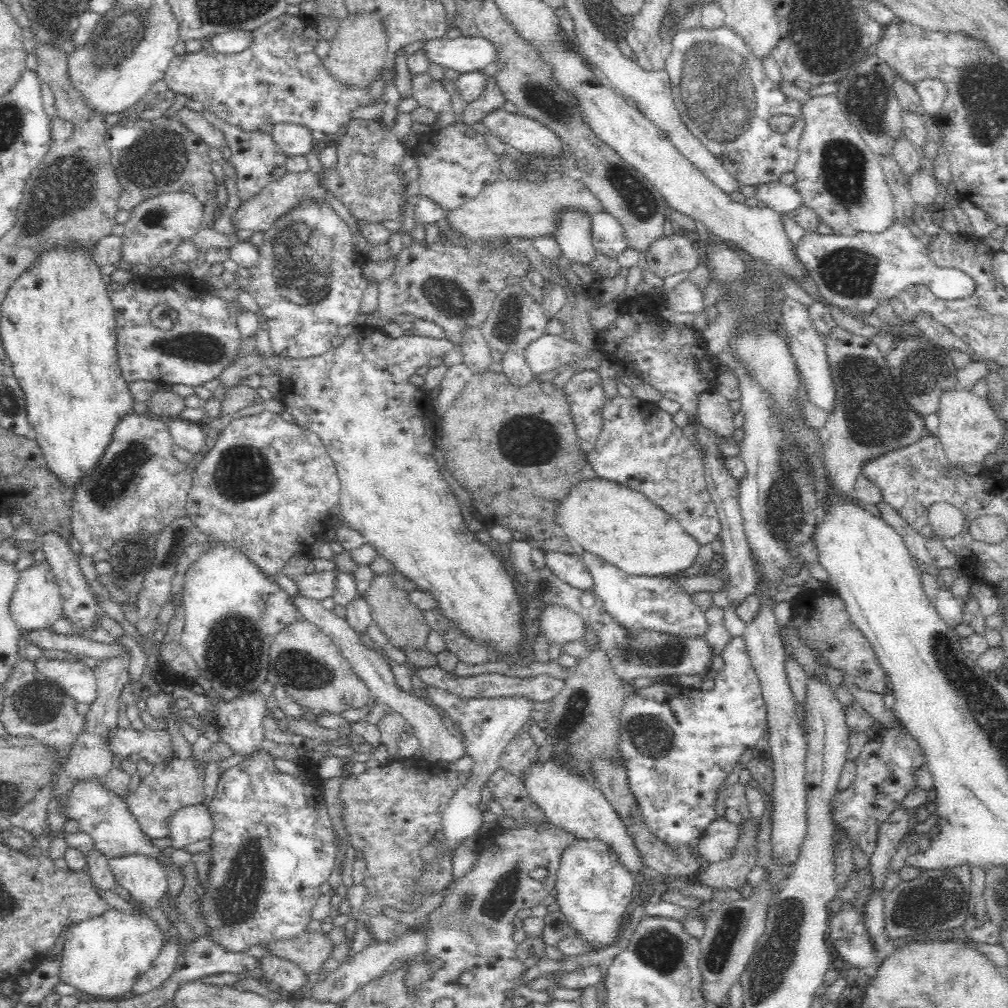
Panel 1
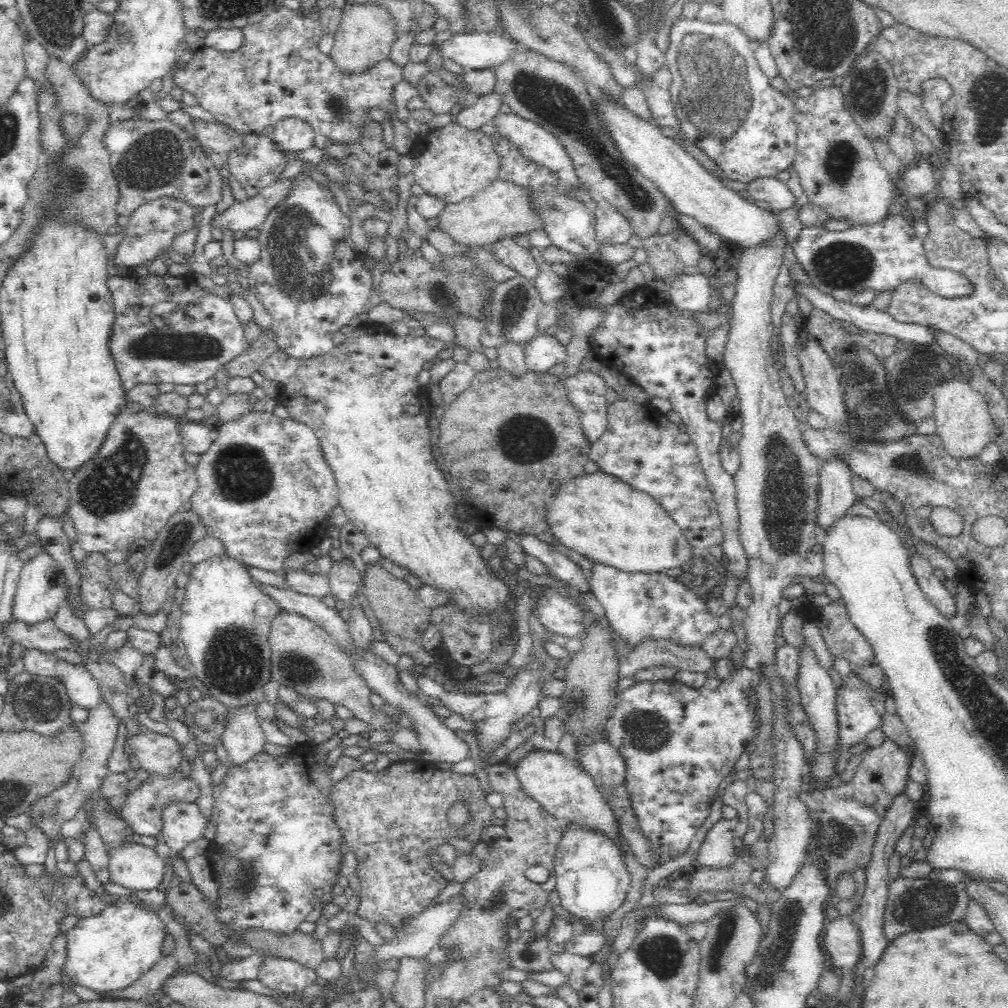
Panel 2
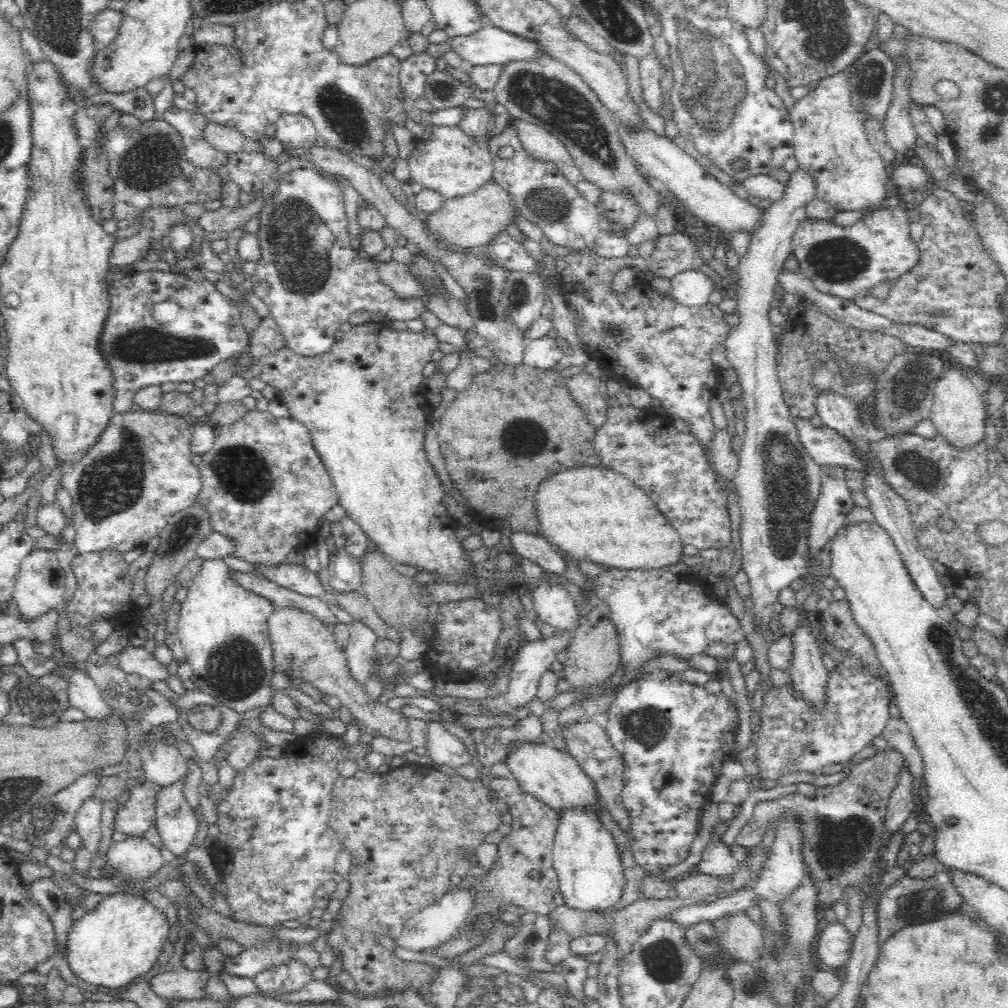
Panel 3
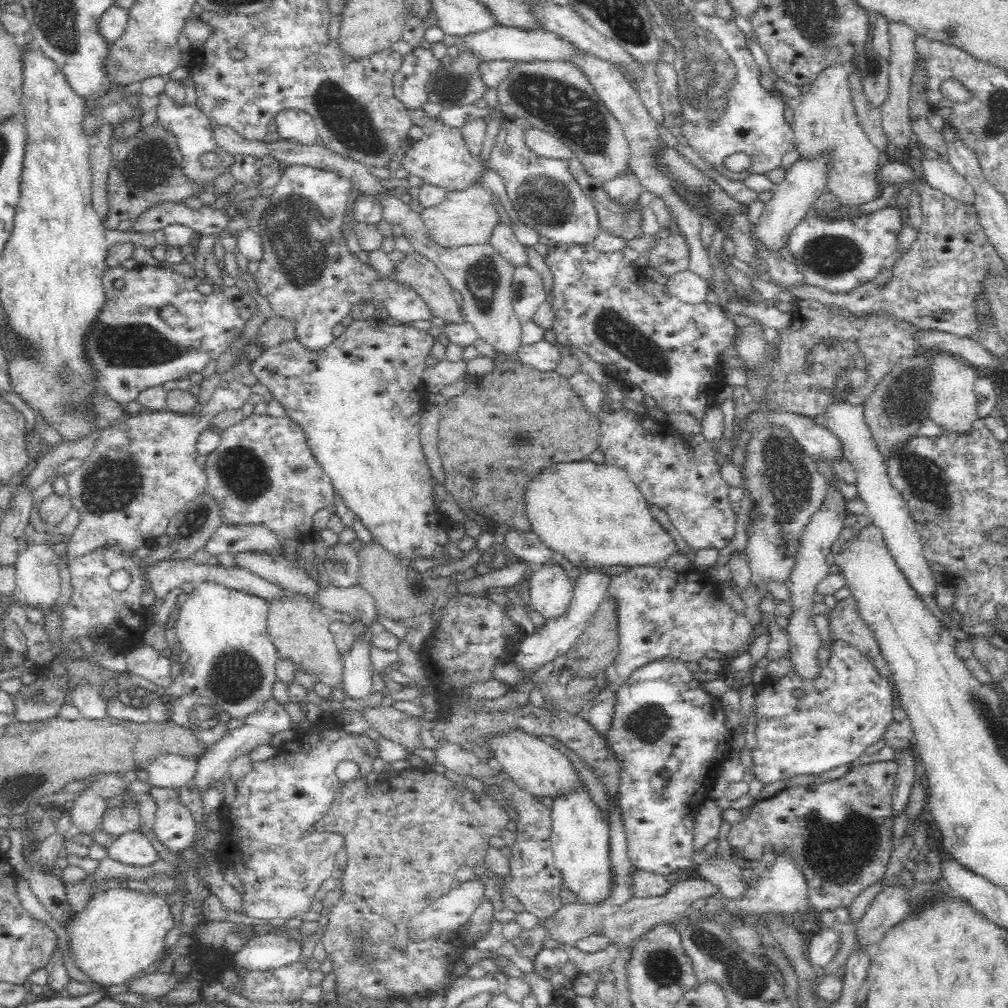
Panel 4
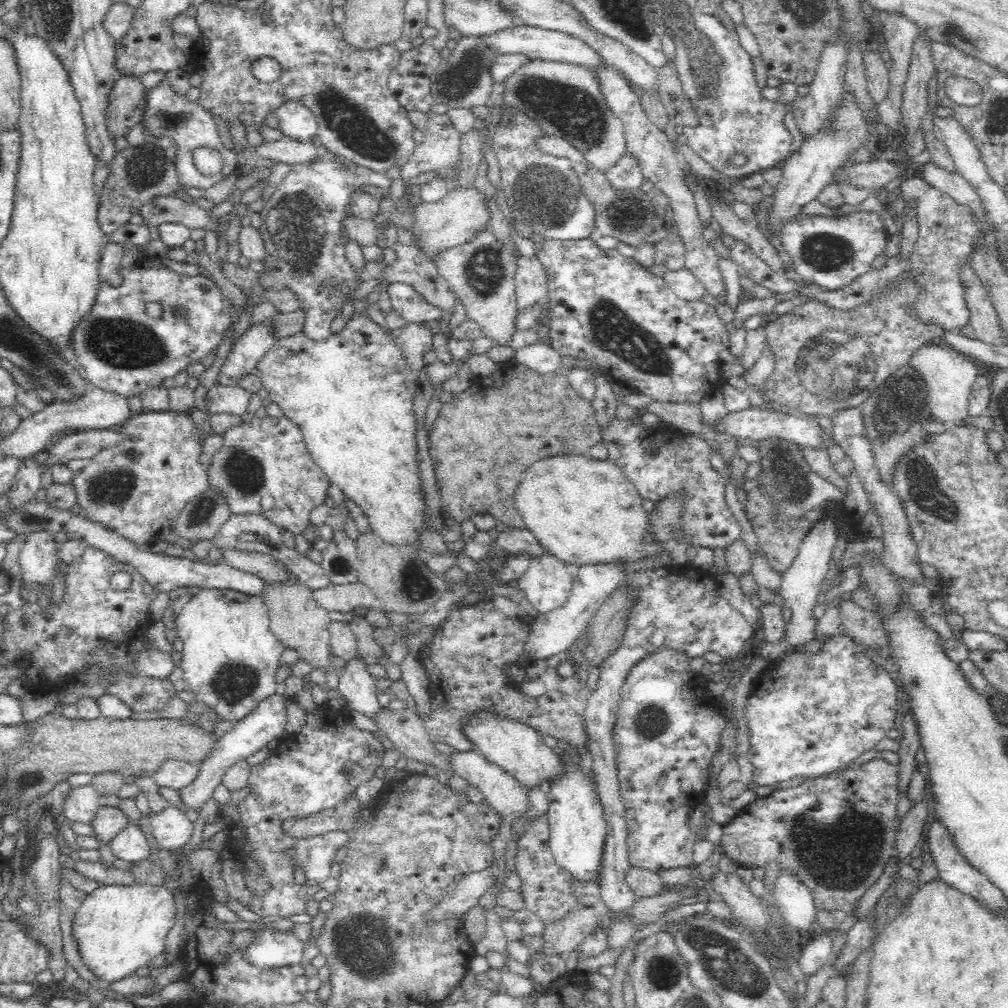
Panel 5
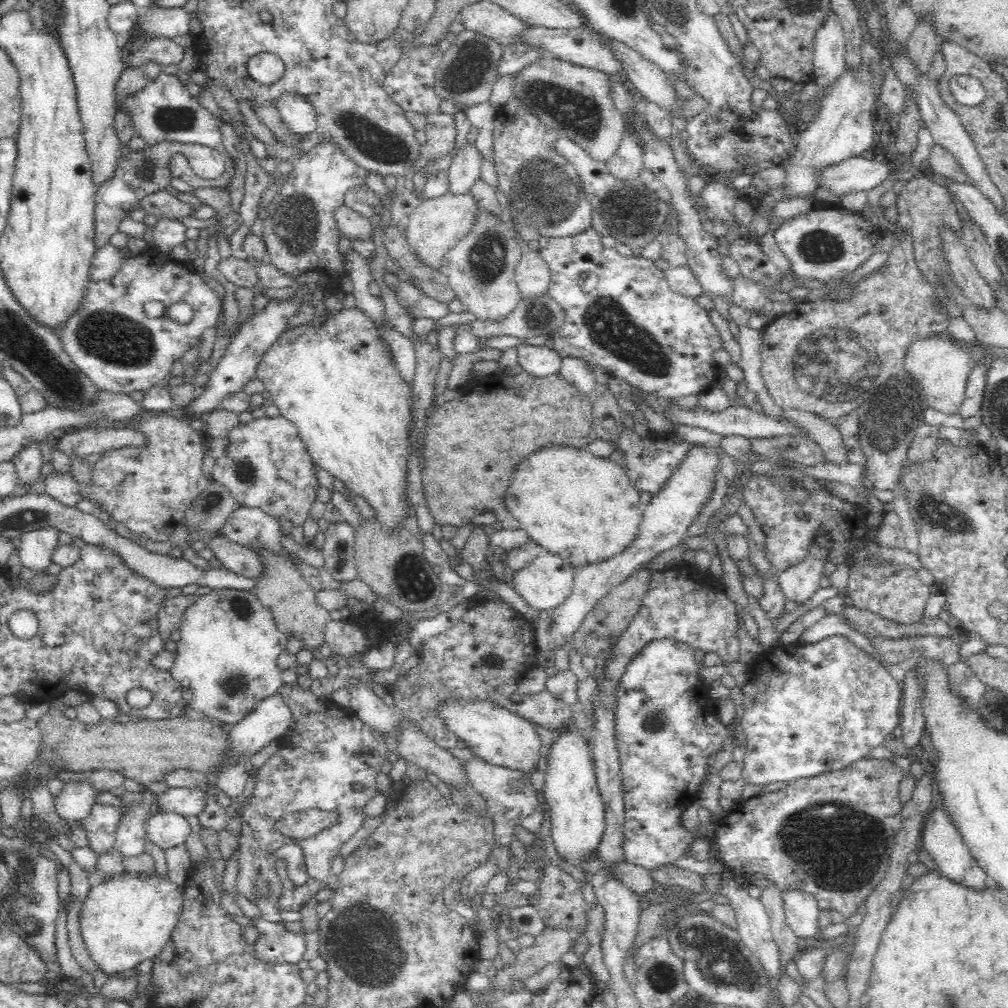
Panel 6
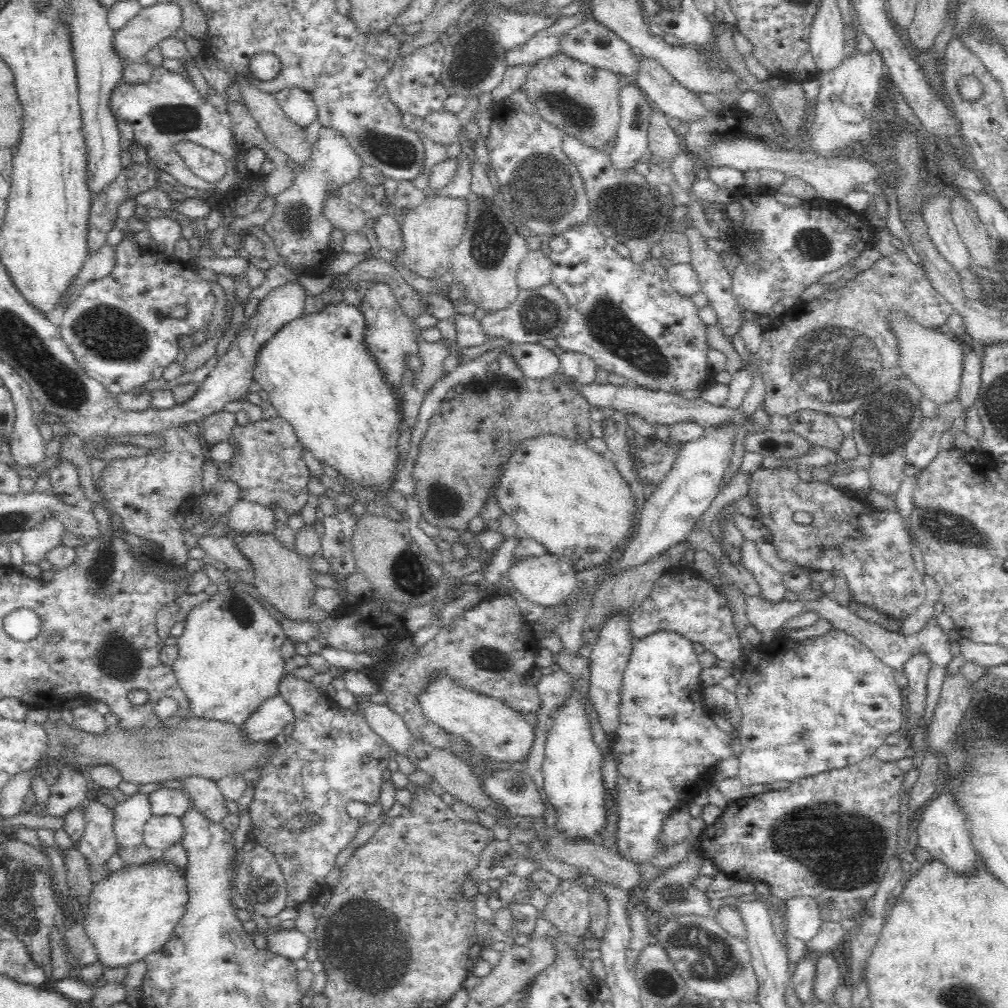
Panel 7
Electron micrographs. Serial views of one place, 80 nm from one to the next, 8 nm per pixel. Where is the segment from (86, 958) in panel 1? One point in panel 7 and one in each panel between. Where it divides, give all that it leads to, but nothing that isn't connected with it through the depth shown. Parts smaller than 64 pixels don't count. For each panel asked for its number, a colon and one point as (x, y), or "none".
2: (109, 951)
3: (119, 942)
4: (122, 931)
5: (118, 928)
6: (124, 921)
7: (131, 913)

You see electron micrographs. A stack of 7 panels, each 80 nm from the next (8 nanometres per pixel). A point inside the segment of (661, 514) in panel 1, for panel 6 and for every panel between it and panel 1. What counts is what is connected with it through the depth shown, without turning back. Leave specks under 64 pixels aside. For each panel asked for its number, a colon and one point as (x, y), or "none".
2: (600, 517)
3: (593, 513)
4: (591, 513)
5: (584, 511)
6: (582, 507)

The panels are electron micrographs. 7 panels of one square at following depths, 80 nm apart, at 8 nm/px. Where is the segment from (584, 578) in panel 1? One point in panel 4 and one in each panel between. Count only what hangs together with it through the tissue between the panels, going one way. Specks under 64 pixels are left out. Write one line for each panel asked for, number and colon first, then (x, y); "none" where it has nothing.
2: (563, 567)
3: (535, 547)
4: (526, 546)

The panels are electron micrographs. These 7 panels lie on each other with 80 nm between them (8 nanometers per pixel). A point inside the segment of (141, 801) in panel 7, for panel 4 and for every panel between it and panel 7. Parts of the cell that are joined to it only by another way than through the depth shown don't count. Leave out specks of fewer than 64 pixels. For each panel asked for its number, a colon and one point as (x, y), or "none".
4: (133, 849)
5: (130, 844)
6: (130, 837)

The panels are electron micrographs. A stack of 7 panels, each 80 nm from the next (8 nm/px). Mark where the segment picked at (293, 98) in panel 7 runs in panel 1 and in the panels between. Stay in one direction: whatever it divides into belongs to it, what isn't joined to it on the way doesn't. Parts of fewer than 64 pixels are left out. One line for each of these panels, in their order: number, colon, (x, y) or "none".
1: (292, 139)
2: (292, 134)
3: (294, 131)
4: (295, 126)
5: (294, 120)
6: (297, 114)

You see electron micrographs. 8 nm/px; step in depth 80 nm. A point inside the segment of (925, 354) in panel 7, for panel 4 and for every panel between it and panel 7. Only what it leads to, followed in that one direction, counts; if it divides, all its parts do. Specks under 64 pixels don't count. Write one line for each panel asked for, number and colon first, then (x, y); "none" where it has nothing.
4: (953, 406)
5: (949, 376)
6: (942, 366)

